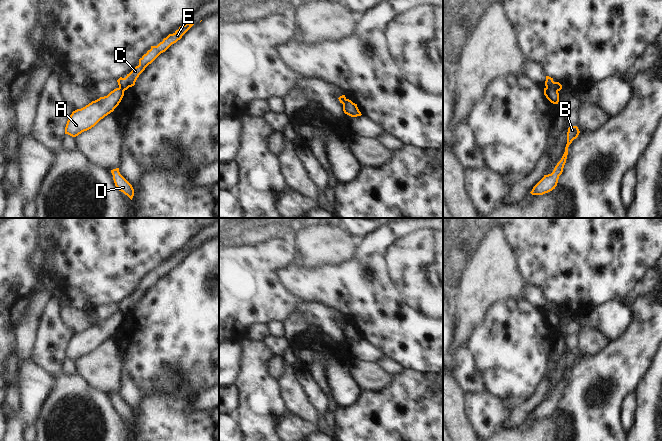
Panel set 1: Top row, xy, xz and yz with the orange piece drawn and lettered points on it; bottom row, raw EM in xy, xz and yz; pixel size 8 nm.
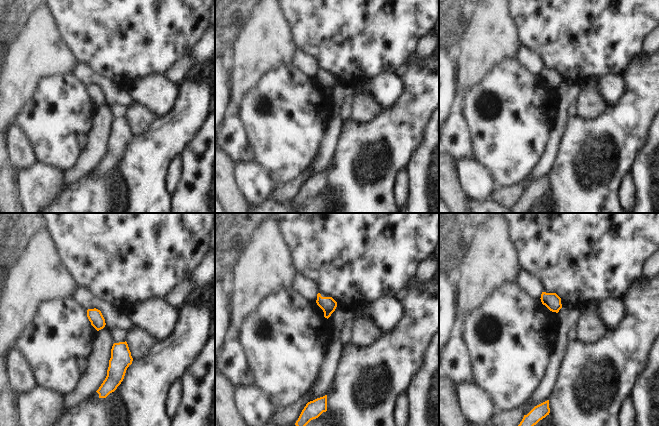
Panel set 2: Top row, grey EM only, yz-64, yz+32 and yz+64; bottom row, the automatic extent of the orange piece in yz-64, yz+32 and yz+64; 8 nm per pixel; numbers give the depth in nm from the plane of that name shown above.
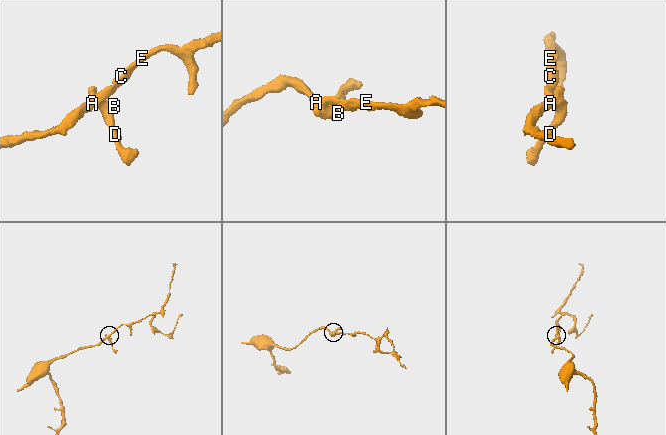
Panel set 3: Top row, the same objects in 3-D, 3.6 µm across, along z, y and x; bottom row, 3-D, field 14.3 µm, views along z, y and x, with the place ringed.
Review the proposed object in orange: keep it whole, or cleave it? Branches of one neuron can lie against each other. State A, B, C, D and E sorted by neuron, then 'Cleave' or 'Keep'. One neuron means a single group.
Groups: A B D / C E. Cleave

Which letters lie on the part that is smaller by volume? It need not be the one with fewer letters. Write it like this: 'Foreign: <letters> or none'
Foreign: C, E

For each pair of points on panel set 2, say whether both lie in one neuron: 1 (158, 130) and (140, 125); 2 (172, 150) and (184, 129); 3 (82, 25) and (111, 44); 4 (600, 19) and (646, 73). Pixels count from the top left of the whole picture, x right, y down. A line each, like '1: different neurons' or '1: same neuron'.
1: different neurons
2: same neuron
3: same neuron
4: different neurons

